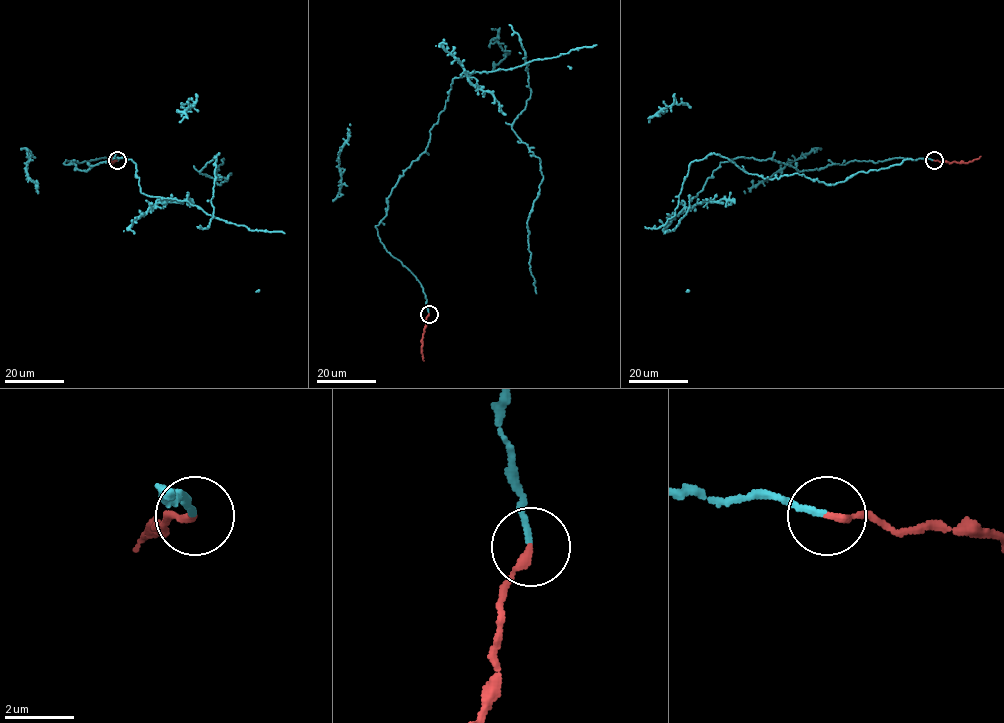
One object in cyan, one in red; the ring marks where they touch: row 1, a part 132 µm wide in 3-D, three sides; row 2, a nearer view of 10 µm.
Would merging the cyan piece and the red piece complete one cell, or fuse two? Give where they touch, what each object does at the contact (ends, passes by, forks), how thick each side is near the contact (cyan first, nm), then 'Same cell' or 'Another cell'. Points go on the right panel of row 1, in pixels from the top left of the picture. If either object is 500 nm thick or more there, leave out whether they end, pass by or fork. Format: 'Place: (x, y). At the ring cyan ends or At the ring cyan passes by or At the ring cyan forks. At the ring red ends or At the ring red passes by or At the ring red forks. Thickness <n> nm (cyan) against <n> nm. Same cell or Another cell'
Place: (934, 160). At the ring cyan ends. At the ring red ends. Thickness 170 nm (cyan) against 220 nm. Another cell

